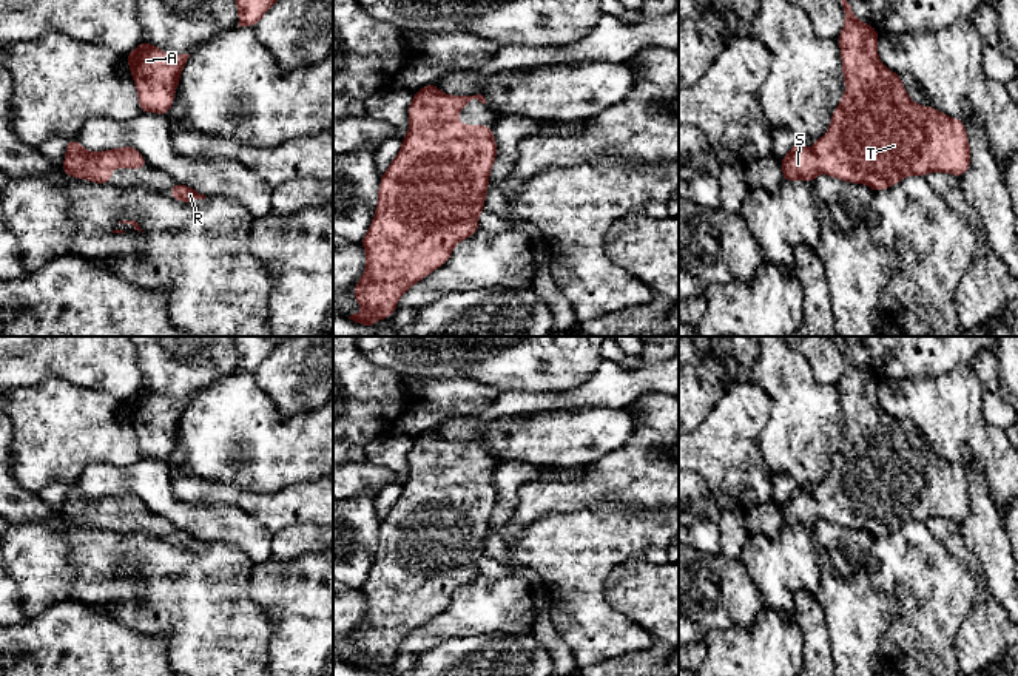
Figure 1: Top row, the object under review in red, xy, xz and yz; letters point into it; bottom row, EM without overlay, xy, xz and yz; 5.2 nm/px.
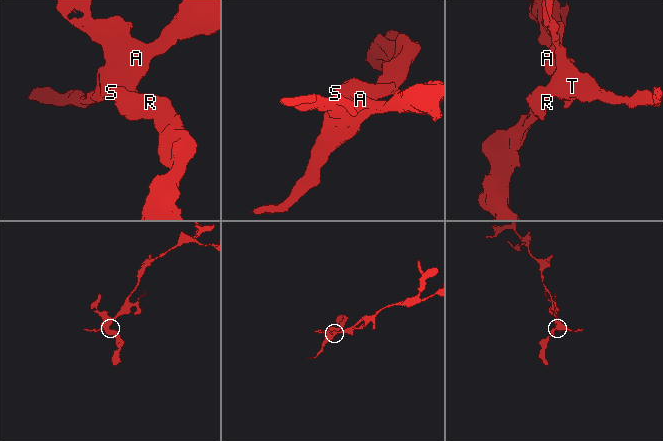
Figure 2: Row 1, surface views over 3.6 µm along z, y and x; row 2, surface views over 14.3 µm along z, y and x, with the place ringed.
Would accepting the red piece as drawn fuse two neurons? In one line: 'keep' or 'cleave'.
keep

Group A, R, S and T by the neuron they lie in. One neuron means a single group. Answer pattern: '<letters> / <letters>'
A R S T

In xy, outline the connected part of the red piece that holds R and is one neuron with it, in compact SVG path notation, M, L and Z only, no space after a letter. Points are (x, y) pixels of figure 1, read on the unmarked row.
M174 528L170 542L176 546L184 546L184 548L194 548L197 545L205 545L207 542L201 540L191 532L182 531L179 528Z

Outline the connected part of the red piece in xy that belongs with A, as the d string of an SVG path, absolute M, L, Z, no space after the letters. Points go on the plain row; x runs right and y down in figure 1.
M142 386L125 403L137 434L140 458L150 457L167 461L190 400L173 403Z

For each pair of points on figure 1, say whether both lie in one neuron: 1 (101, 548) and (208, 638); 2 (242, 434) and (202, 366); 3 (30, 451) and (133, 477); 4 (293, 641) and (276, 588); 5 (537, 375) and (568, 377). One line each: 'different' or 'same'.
1: same
2: different
3: different
4: same
5: same

